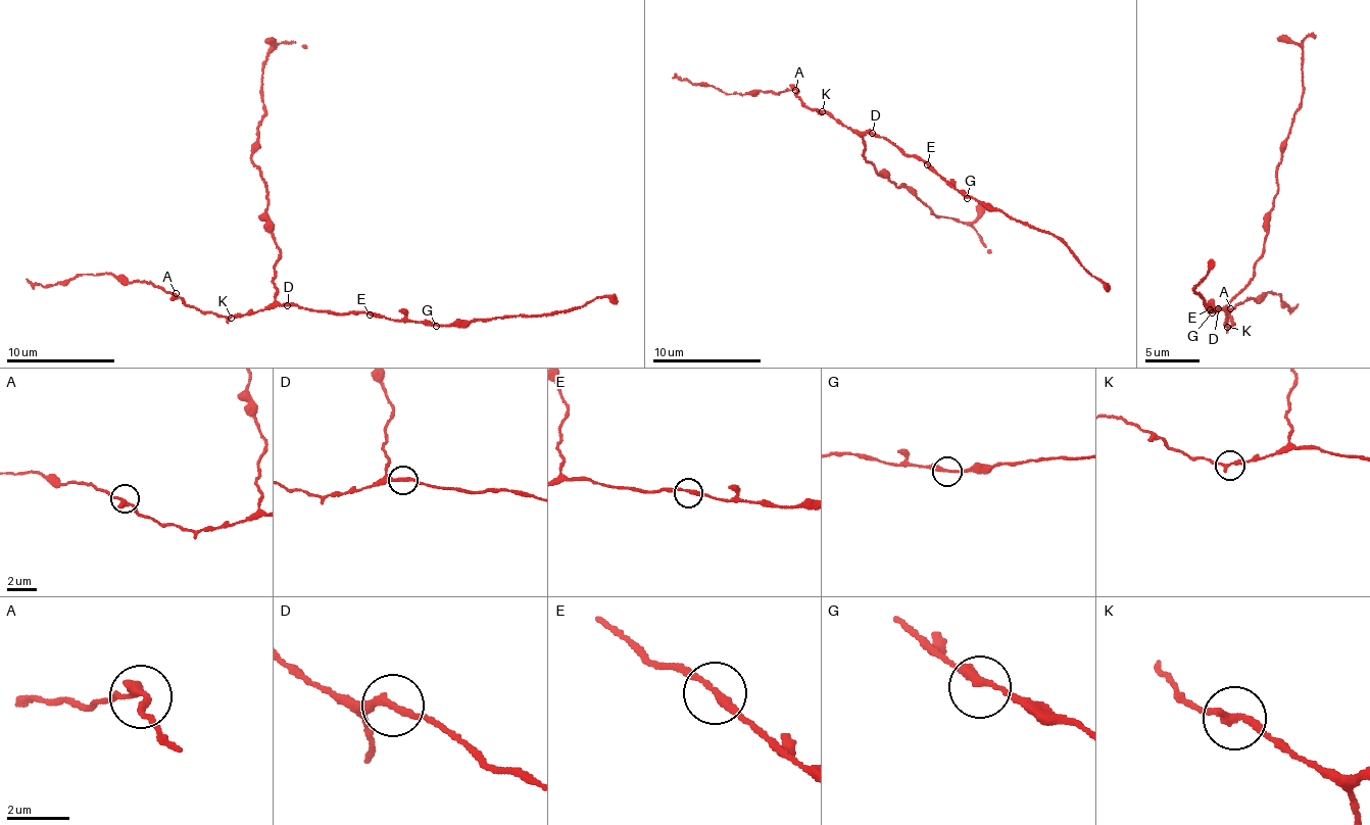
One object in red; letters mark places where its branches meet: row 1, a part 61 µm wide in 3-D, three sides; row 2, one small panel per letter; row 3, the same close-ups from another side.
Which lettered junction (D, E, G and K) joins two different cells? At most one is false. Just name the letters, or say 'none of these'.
K

